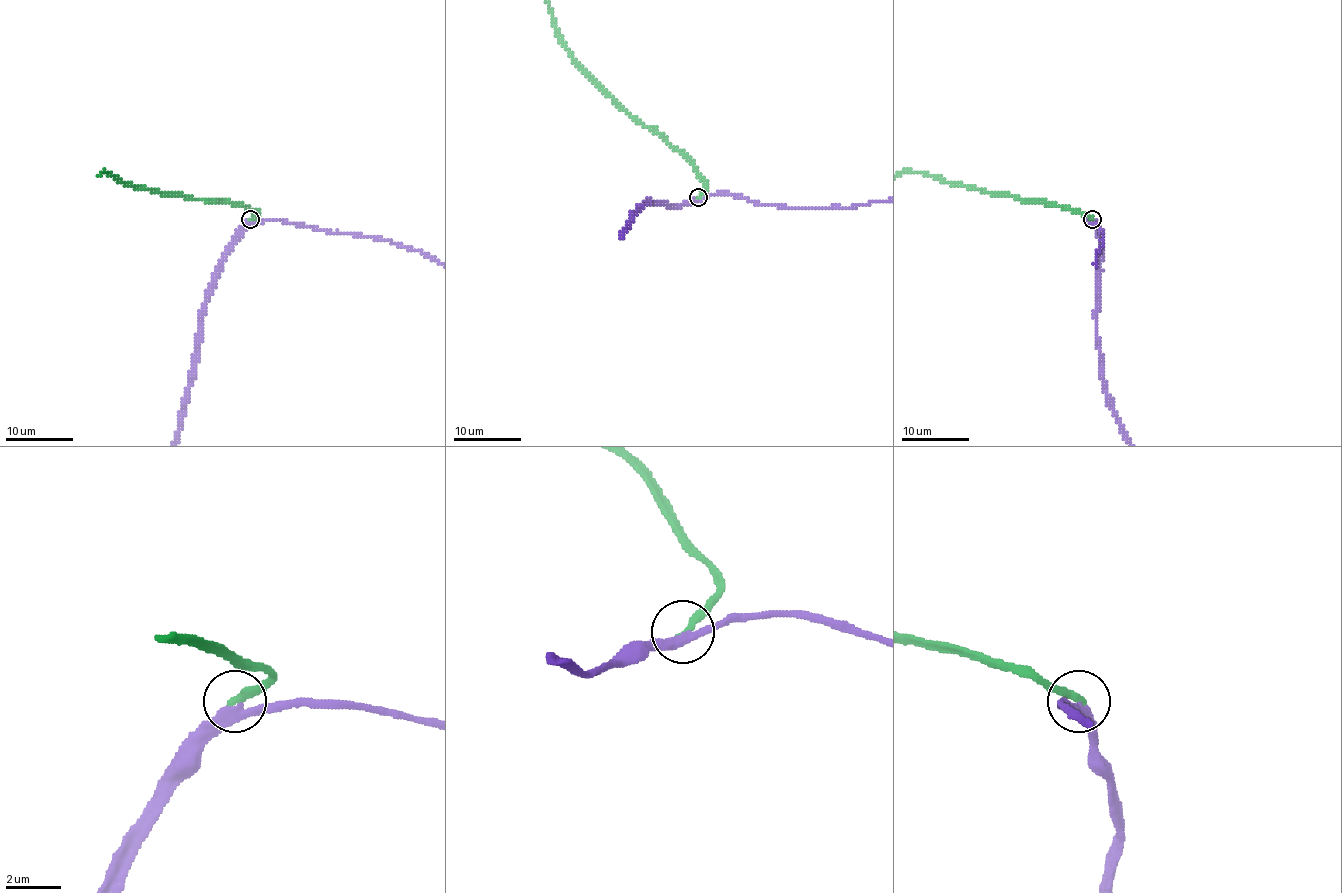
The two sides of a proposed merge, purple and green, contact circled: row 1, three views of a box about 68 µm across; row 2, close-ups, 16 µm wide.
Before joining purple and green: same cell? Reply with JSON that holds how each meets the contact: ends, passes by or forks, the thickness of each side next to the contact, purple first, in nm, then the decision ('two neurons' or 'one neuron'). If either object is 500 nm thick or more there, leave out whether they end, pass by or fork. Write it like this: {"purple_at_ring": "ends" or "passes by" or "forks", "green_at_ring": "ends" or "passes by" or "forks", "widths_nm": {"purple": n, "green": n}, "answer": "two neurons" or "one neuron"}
{"purple_at_ring": "passes by", "green_at_ring": "ends", "widths_nm": {"purple": 280, "green": 280}, "answer": "two neurons"}

